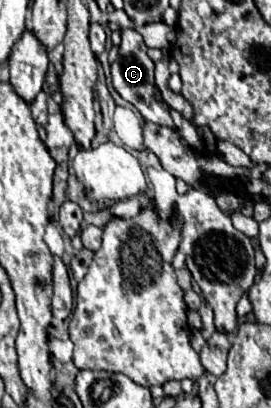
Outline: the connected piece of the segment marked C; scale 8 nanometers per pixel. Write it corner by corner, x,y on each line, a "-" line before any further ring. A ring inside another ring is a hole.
121,30
121,48
117,60
111,64
113,74
113,86
119,92
119,96
127,102
131,102
145,120
157,122
161,126
173,128
173,118
169,114
169,106
157,98
157,84
155,84
155,64
147,56
147,46
139,32
135,30

